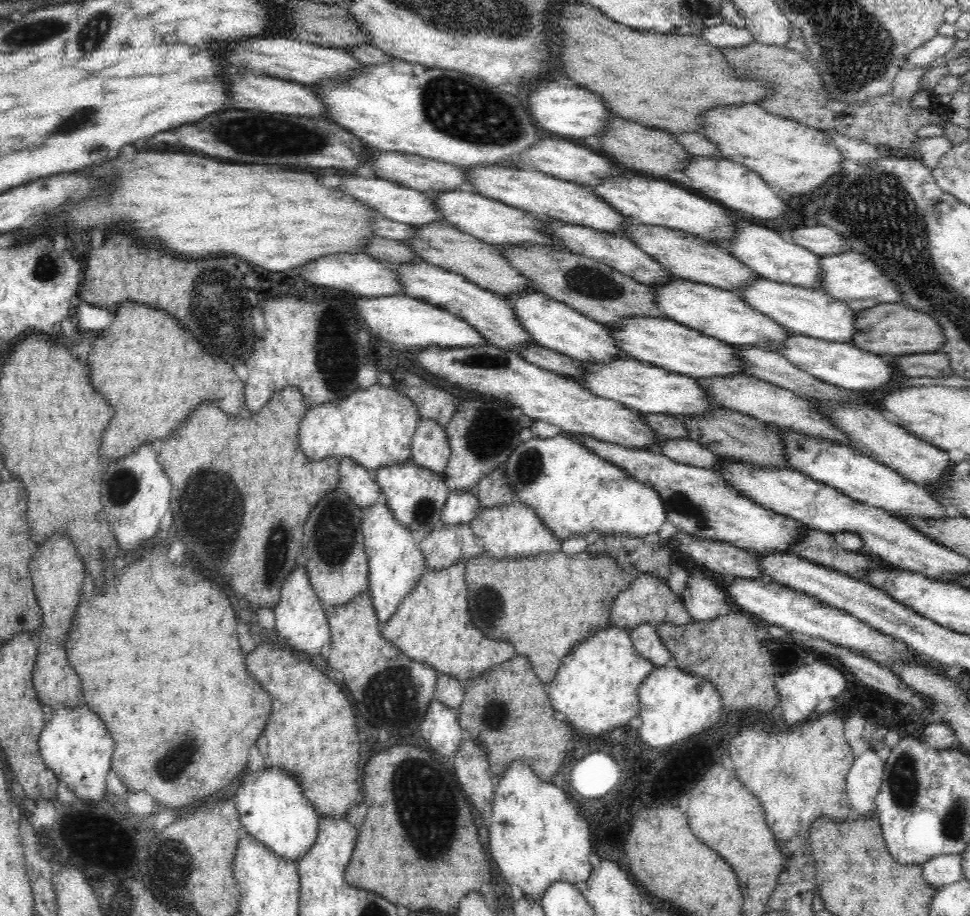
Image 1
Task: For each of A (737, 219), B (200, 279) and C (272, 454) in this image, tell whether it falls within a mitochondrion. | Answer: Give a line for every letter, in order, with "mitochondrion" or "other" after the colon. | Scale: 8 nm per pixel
A: other
B: mitochondrion
C: other

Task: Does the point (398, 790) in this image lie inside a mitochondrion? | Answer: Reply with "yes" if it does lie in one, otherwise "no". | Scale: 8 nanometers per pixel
yes

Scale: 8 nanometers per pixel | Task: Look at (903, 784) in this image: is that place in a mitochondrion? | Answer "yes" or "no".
yes

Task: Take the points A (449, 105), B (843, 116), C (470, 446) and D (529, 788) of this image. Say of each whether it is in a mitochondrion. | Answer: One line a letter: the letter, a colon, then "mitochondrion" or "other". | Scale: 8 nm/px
A: mitochondrion
B: mitochondrion
C: mitochondrion
D: other

